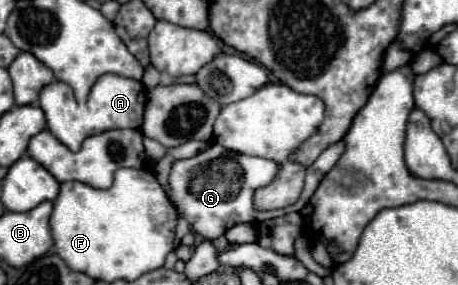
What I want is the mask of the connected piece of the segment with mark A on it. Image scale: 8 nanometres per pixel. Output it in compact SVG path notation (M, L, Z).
M105 73L97 79L97 83L91 87L89 93L89 101L97 101L97 107L89 107L89 113L83 113L83 109L77 105L73 91L67 83L63 81L53 81L49 83L49 87L45 87L45 91L41 91L41 99L39 99L39 107L45 111L45 119L47 119L47 129L61 141L65 143L65 147L69 147L71 151L77 151L83 143L85 137L89 135L97 135L101 131L109 131L109 129L139 129L143 123L143 111L145 111L145 87L141 81L137 79L129 79L123 75L113 75L113 73Z

